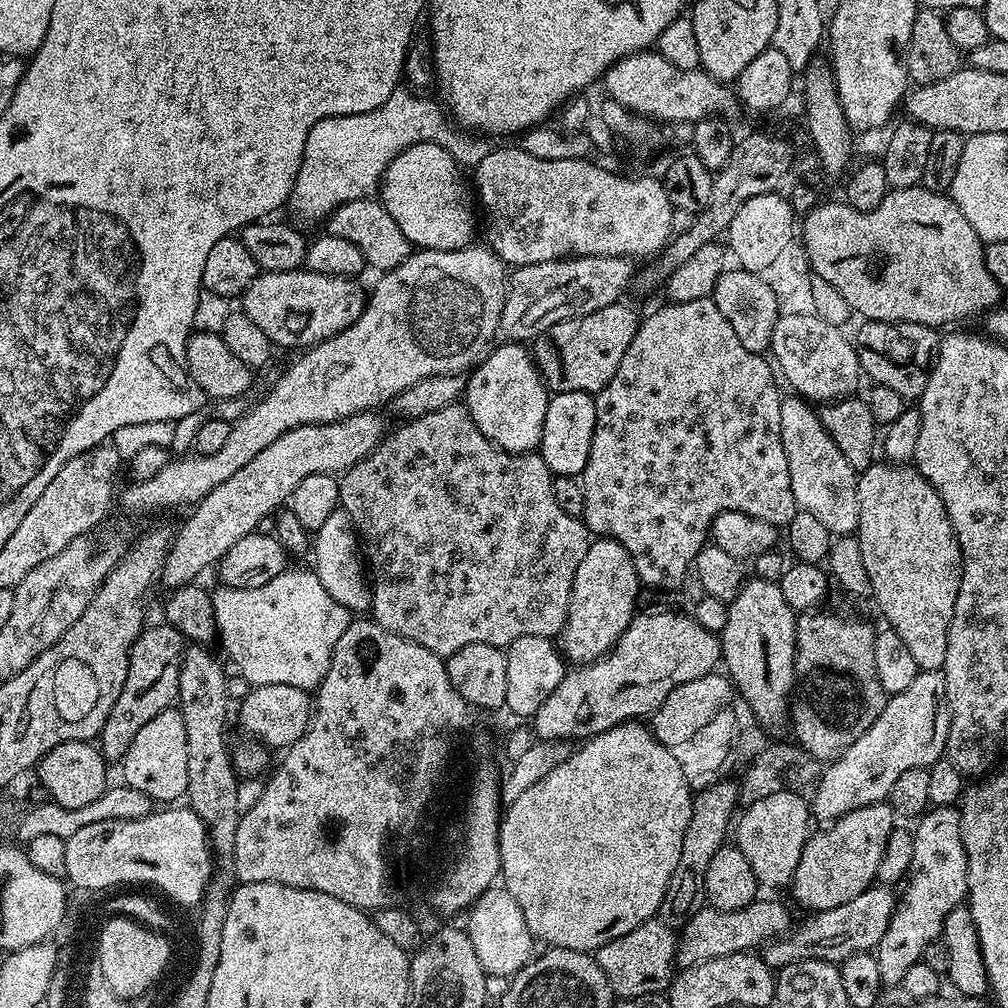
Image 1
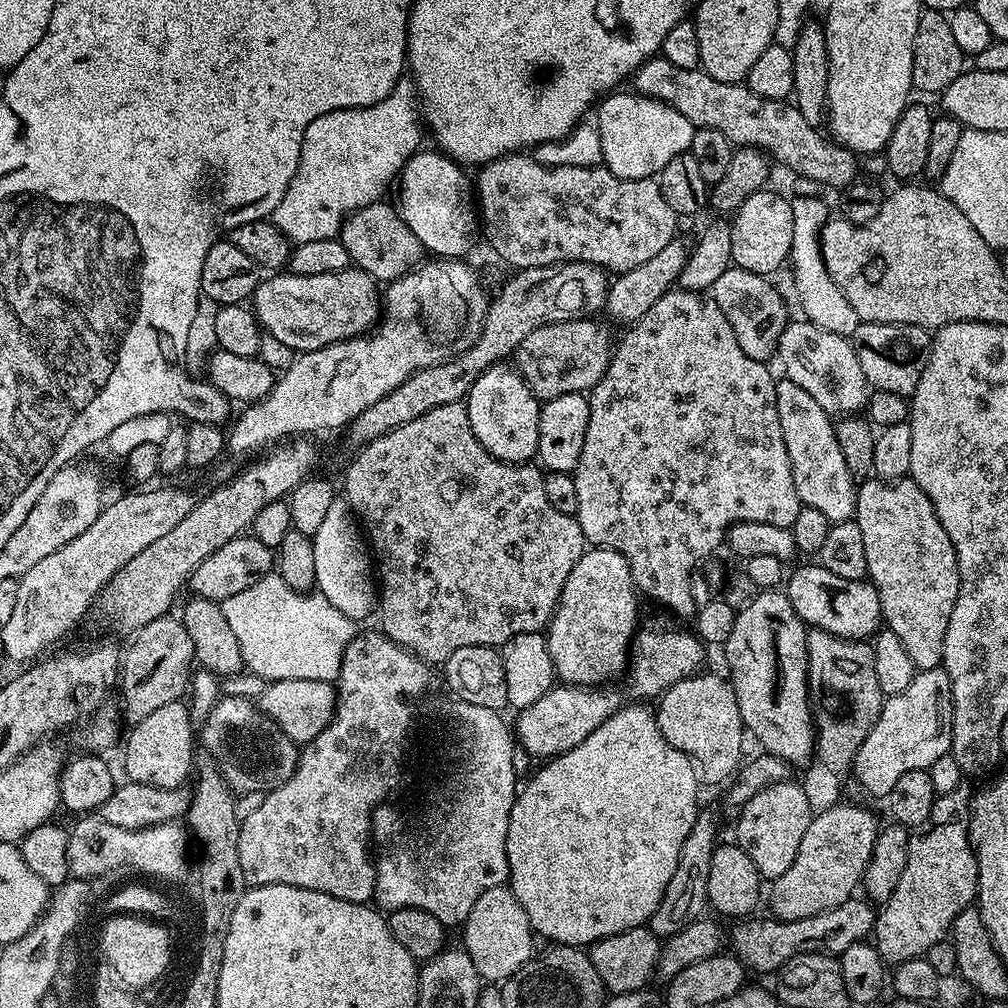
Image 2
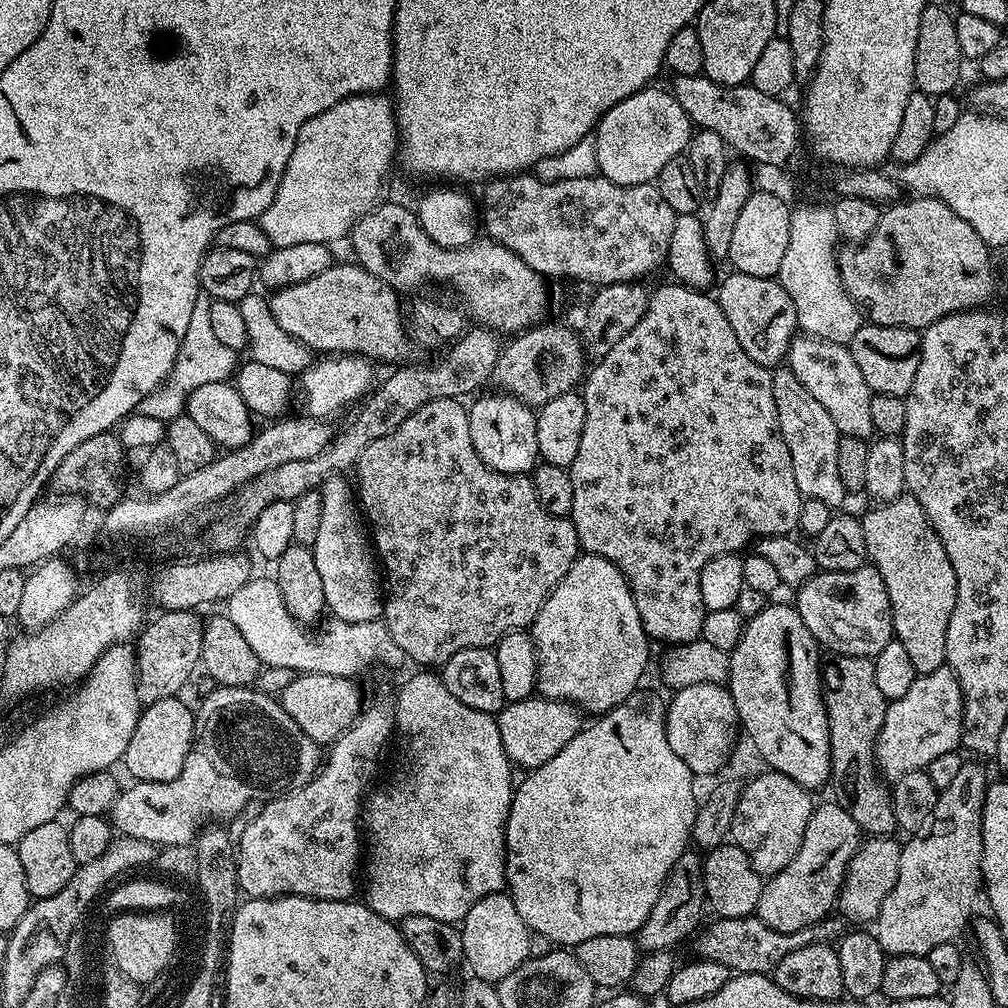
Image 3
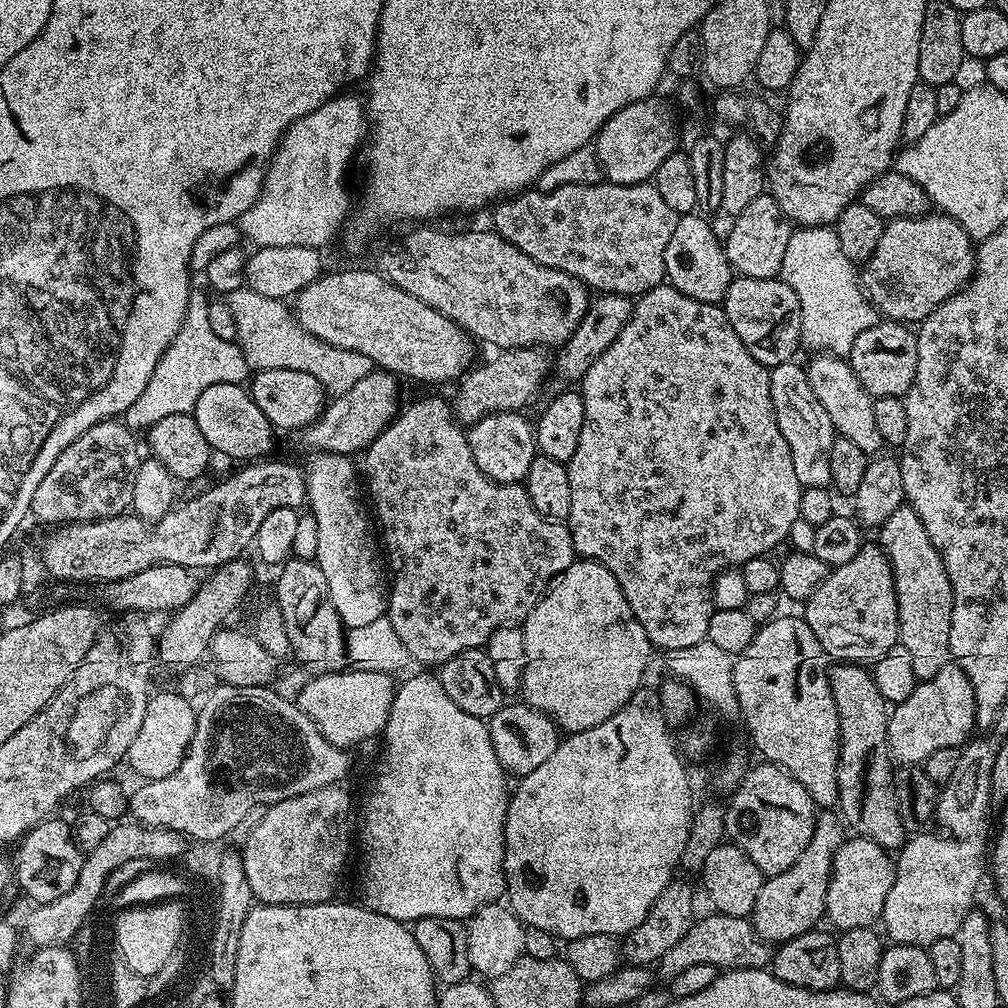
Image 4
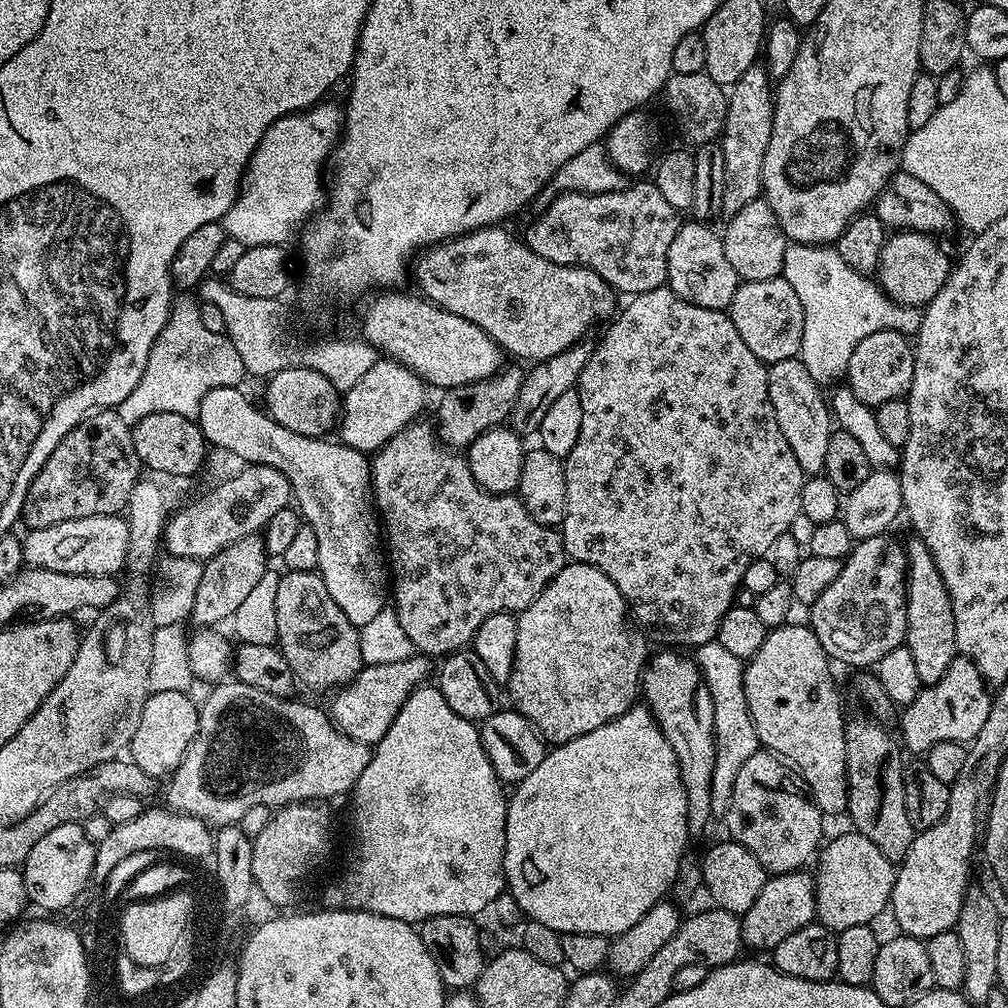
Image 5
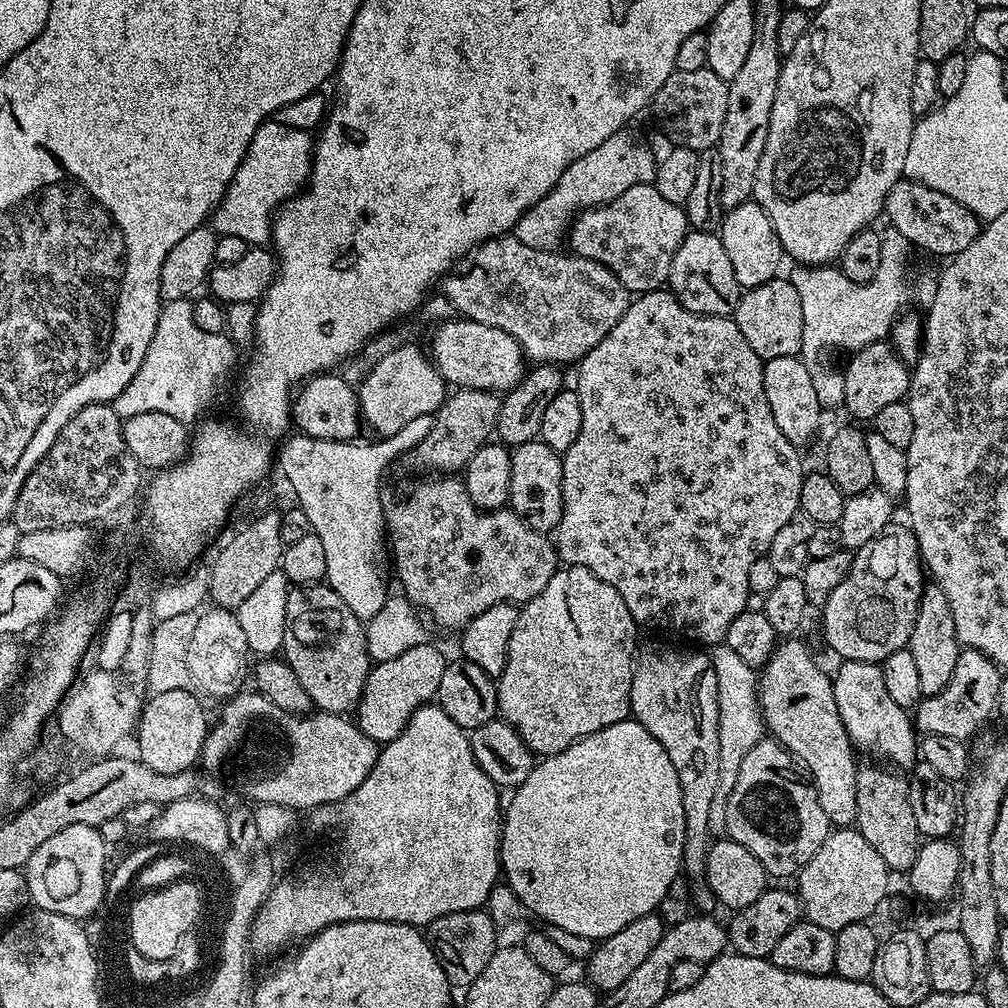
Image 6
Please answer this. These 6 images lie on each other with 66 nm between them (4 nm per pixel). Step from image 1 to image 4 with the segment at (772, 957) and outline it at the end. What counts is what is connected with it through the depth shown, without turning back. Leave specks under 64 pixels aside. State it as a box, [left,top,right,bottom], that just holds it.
[658,912,773,982]

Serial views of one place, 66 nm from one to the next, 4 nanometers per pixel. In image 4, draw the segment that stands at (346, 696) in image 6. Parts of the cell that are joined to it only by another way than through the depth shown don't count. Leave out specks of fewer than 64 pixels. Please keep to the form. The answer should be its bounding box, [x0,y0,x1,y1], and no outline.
[274,558,346,674]

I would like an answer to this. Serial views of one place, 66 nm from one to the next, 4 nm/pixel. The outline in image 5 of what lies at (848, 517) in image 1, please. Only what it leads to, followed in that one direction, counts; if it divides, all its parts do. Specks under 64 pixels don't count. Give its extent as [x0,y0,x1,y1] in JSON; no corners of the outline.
[767,358,834,474]

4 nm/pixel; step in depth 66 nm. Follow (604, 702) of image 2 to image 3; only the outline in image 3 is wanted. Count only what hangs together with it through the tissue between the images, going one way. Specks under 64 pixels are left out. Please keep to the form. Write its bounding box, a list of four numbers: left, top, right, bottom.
[495,694,582,770]

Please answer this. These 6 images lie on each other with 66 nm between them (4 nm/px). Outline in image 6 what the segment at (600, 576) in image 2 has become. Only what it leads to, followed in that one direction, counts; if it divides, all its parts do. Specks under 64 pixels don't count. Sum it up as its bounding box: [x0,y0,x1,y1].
[496,567,638,758]

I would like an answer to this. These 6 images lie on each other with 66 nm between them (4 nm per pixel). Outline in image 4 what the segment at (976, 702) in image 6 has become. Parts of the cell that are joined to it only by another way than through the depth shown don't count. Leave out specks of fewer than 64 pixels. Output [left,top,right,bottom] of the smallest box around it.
[888,662,975,766]

